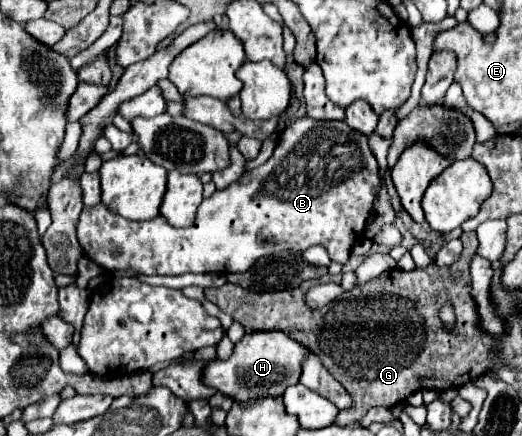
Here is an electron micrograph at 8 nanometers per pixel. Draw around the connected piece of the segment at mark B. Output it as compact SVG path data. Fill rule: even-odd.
M300 117L296 119L294 123L290 123L282 133L280 133L280 141L274 149L274 155L260 167L256 169L250 169L246 171L236 183L232 183L228 189L224 191L216 191L210 199L204 199L202 205L198 207L198 213L196 213L196 219L190 227L184 227L184 229L178 229L178 227L172 227L166 217L158 215L150 221L128 221L128 219L122 219L118 213L110 211L104 203L98 203L94 207L84 207L82 209L82 215L80 215L80 221L76 225L76 235L78 235L78 241L80 241L80 247L84 251L84 257L94 261L96 265L100 265L102 269L106 271L126 271L126 269L132 269L132 271L138 271L138 273L146 273L146 275L182 275L182 273L238 273L238 271L246 271L250 269L250 265L260 259L260 257L268 257L268 255L274 255L278 251L304 251L308 249L310 245L324 245L330 253L330 257L334 261L340 261L340 263L346 263L346 259L350 257L350 249L352 245L356 243L358 235L364 231L364 223L366 223L366 217L370 213L370 207L372 207L372 201L374 201L374 189L378 187L378 163L368 147L368 137L366 135L358 135L358 131L350 129L344 121L342 123L318 123L310 117Z

